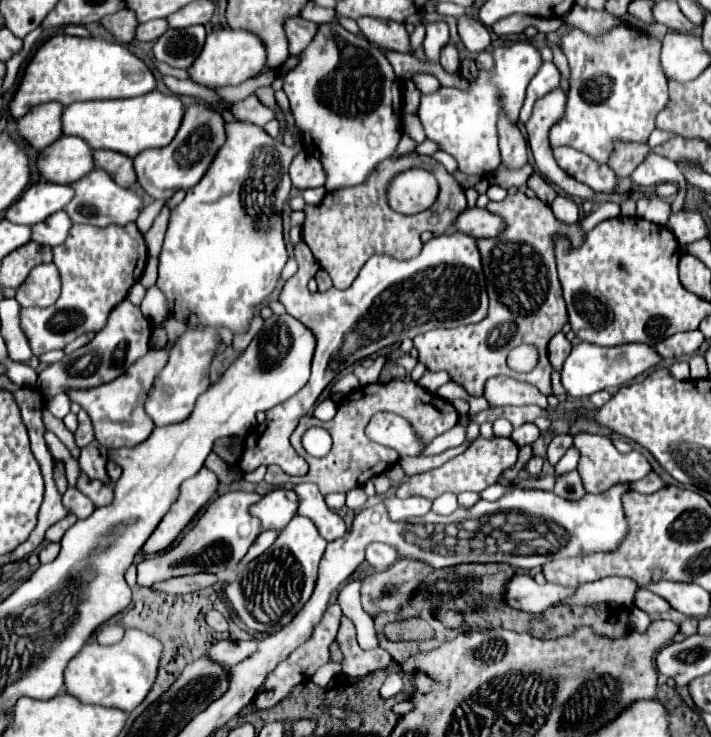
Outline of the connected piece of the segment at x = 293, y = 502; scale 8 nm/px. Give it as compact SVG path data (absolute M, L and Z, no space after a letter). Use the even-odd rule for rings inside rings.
M275 489L251 505L251 515L261 521L263 529L281 531L297 513L297 497L291 489Z

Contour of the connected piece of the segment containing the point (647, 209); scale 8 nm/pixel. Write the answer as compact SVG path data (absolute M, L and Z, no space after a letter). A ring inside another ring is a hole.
M657 195L655 197L643 197L641 201L637 201L637 215L647 219L647 221L653 221L653 223L667 225L667 219L671 215L671 205Z

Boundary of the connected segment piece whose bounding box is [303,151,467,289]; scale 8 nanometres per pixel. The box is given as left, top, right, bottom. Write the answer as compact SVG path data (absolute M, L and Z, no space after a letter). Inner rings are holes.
M415 151L391 157L379 163L375 171L371 171L369 179L359 183L359 187L335 189L329 191L319 205L305 205L305 223L303 223L303 241L309 245L313 257L319 265L331 275L333 285L337 289L347 289L355 281L361 267L373 253L385 253L395 259L413 259L421 251L419 235L423 231L431 231L433 235L443 235L457 215L467 207L465 193L453 175L445 171L445 167L435 161L431 155L419 155ZM409 167L423 167L431 171L439 181L439 197L437 207L431 207L419 215L401 215L395 213L387 203L387 185L393 175L405 171Z

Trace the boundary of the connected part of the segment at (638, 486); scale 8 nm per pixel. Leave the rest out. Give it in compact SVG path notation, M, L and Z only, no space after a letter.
M651 471L649 475L645 475L641 481L631 483L631 489L639 491L639 493L655 493L655 491L659 491L663 487L665 487L665 481L655 471Z

